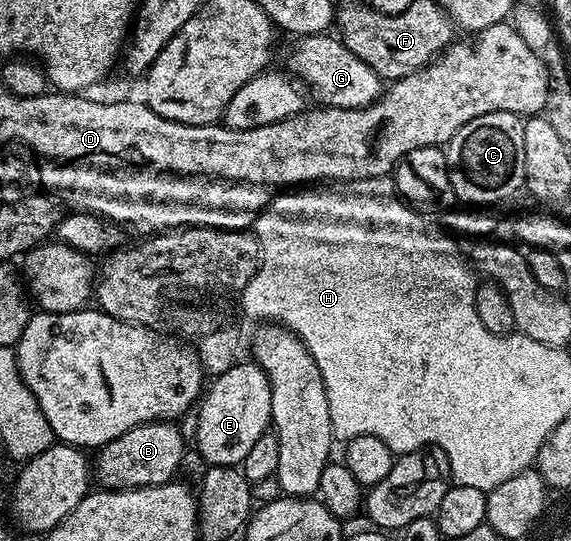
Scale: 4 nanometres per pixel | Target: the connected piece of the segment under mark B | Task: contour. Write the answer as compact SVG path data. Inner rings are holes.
M155 420L149 424L135 424L126 434L114 438L94 456L94 480L101 489L145 488L169 483L184 460L184 436L175 423Z

